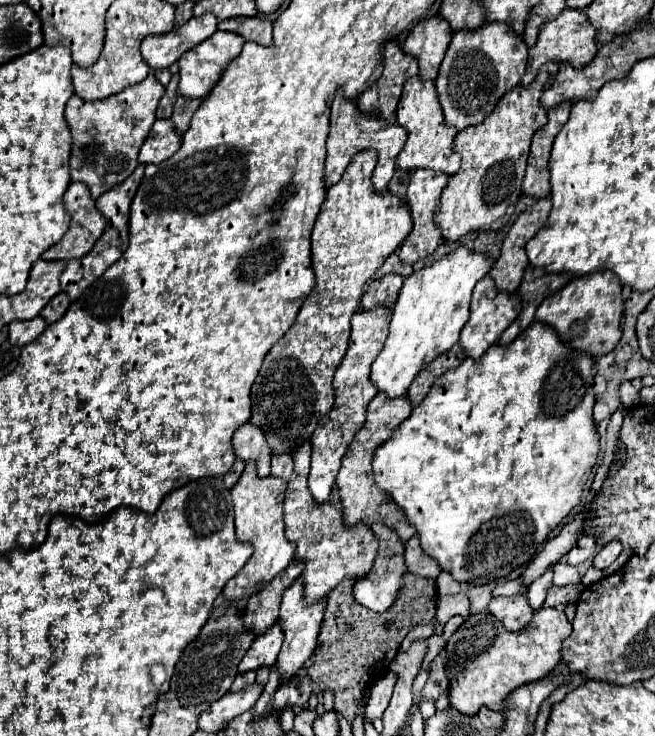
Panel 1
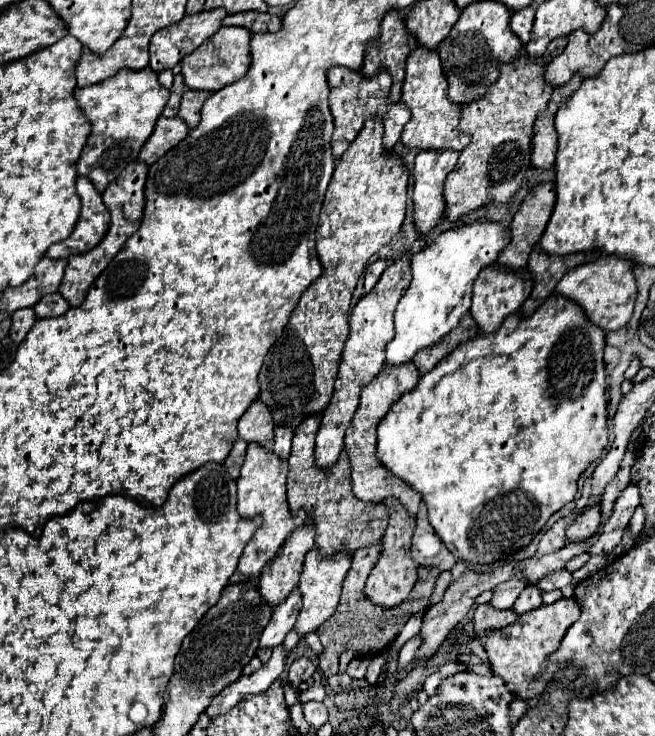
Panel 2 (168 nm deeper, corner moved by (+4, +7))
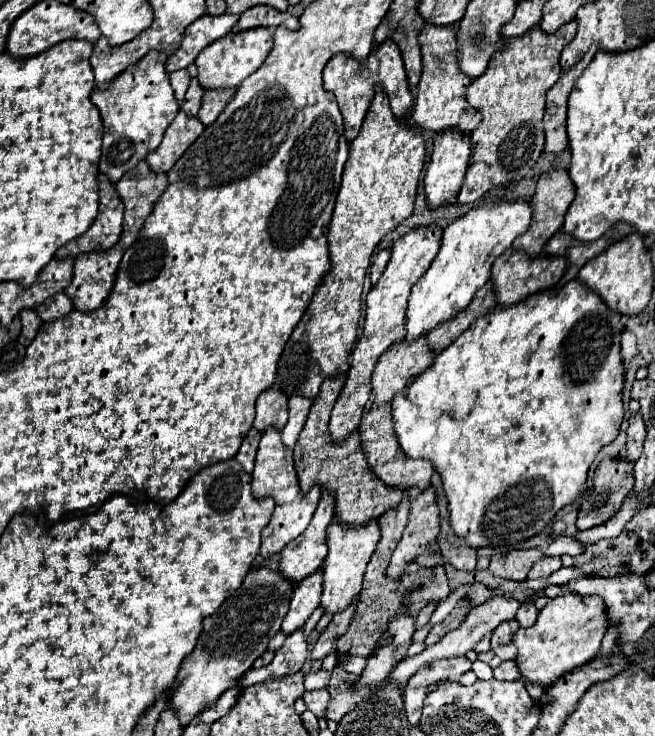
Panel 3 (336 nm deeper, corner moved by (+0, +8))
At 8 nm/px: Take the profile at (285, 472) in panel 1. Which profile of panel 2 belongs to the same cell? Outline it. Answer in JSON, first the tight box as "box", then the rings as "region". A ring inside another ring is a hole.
{"box":[274,427,292,459],"region":[[[276,427],[276,441],[274,441],[274,453],[280,459],[288,459],[290,455],[290,445],[292,445],[292,435],[290,427]]]}

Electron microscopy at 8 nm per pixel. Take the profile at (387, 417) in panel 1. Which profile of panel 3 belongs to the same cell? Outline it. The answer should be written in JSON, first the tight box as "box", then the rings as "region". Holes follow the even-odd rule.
{"box":[358,338,434,490],"region":[[[426,338],[422,342],[414,342],[414,346],[406,346],[406,342],[398,342],[386,350],[386,354],[378,360],[374,372],[372,372],[372,392],[370,400],[364,408],[362,422],[358,426],[362,452],[366,454],[368,466],[374,472],[376,478],[380,478],[390,488],[406,490],[410,486],[416,486],[420,490],[426,490],[430,486],[430,478],[434,474],[434,468],[426,460],[410,460],[398,450],[398,440],[392,432],[392,418],[390,418],[390,402],[392,398],[402,392],[412,378],[422,374],[434,360],[434,354],[430,354],[430,346],[426,346]]]}

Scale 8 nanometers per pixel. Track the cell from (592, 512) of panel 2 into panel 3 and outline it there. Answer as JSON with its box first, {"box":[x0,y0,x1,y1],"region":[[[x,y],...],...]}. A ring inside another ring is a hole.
{"box":[576,458,634,530],"region":[[[604,458],[592,480],[592,494],[582,500],[576,526],[578,530],[594,528],[612,518],[634,486],[634,464],[626,460]]]}

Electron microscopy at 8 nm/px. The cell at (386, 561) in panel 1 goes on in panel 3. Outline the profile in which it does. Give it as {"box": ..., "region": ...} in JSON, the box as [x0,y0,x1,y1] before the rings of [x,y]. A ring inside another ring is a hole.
{"box":[386,488,438,580],"region":[[[408,488],[408,494],[410,494],[410,516],[404,534],[386,568],[386,576],[390,580],[398,580],[404,574],[406,566],[426,550],[430,552],[438,550],[436,548],[438,508],[434,488],[428,490]]]}

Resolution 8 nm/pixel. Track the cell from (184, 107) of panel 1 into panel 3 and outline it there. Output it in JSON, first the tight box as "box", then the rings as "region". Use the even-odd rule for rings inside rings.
{"box":[198,88,234,126],"region":[[[222,88],[222,90],[206,90],[204,96],[202,96],[202,104],[200,104],[200,110],[198,110],[198,120],[204,124],[204,126],[210,126],[218,114],[222,112],[222,108],[226,106],[226,102],[234,96],[234,90],[230,88]]]}

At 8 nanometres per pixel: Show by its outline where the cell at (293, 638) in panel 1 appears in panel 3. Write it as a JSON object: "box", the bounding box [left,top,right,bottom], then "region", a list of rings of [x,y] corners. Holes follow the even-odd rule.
{"box":[320,518,380,614],"region":[[[338,518],[332,520],[332,524],[328,526],[328,534],[326,534],[328,554],[322,562],[324,584],[322,584],[320,606],[324,608],[324,612],[338,614],[338,612],[346,610],[358,598],[358,592],[362,588],[362,574],[366,570],[366,562],[370,560],[370,554],[374,552],[374,546],[378,544],[378,538],[380,538],[380,534],[378,534],[376,520],[372,524],[364,524],[364,526],[356,526],[356,528],[340,524]]]}

